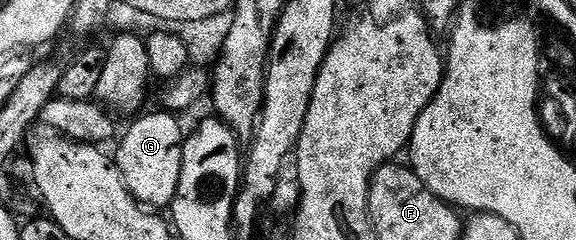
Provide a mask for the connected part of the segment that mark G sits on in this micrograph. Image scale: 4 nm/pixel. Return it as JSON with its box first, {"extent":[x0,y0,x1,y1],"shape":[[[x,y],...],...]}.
{"extent":[114,109,186,209],"shape":[[[157,109],[153,115],[141,114],[128,129],[124,136],[121,134],[120,148],[114,154],[114,162],[120,171],[122,181],[126,185],[136,202],[148,209],[160,209],[156,207],[171,208],[174,201],[174,193],[178,189],[178,177],[182,173],[182,149],[186,138],[186,131],[180,128],[180,123],[175,114],[163,109]]]}

